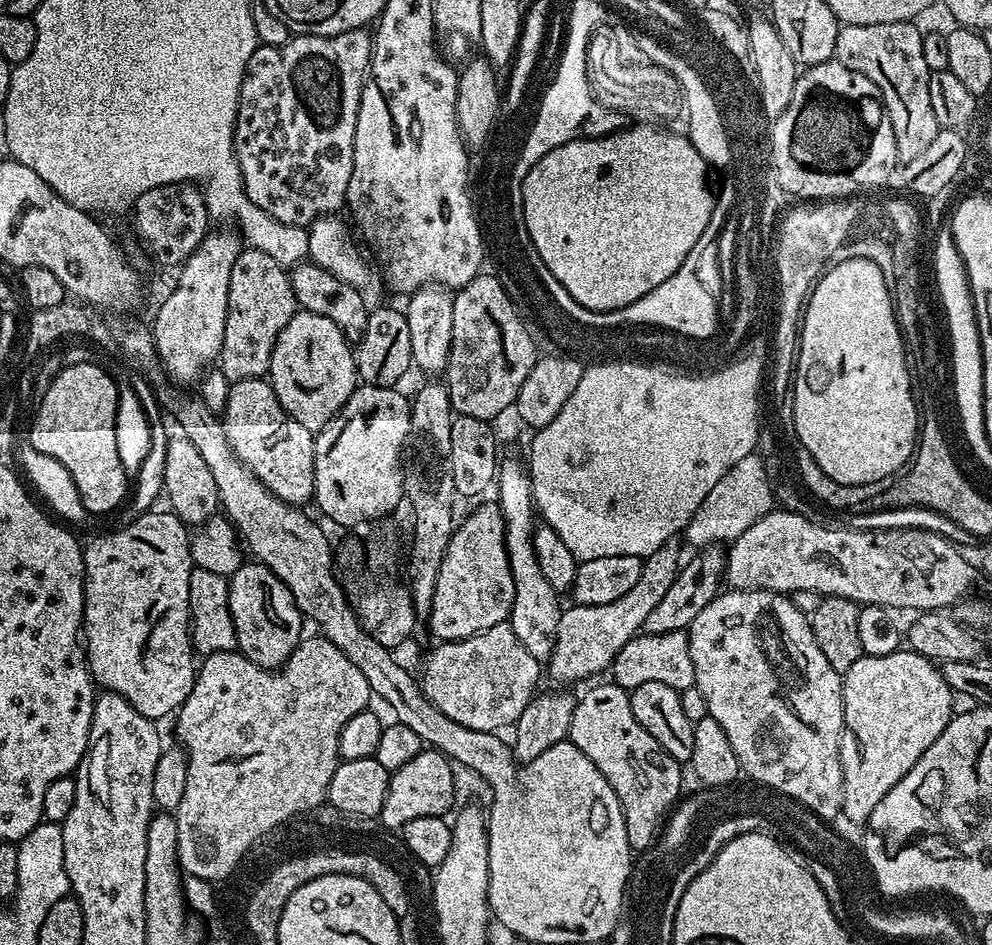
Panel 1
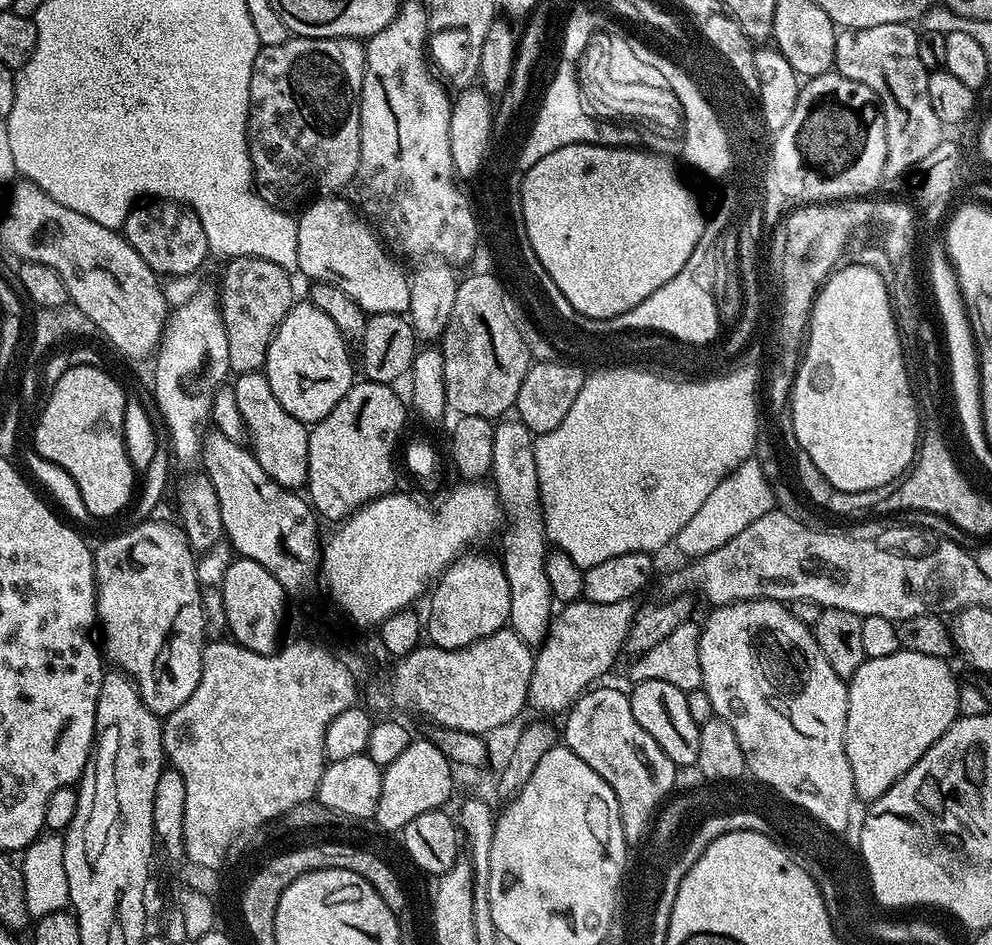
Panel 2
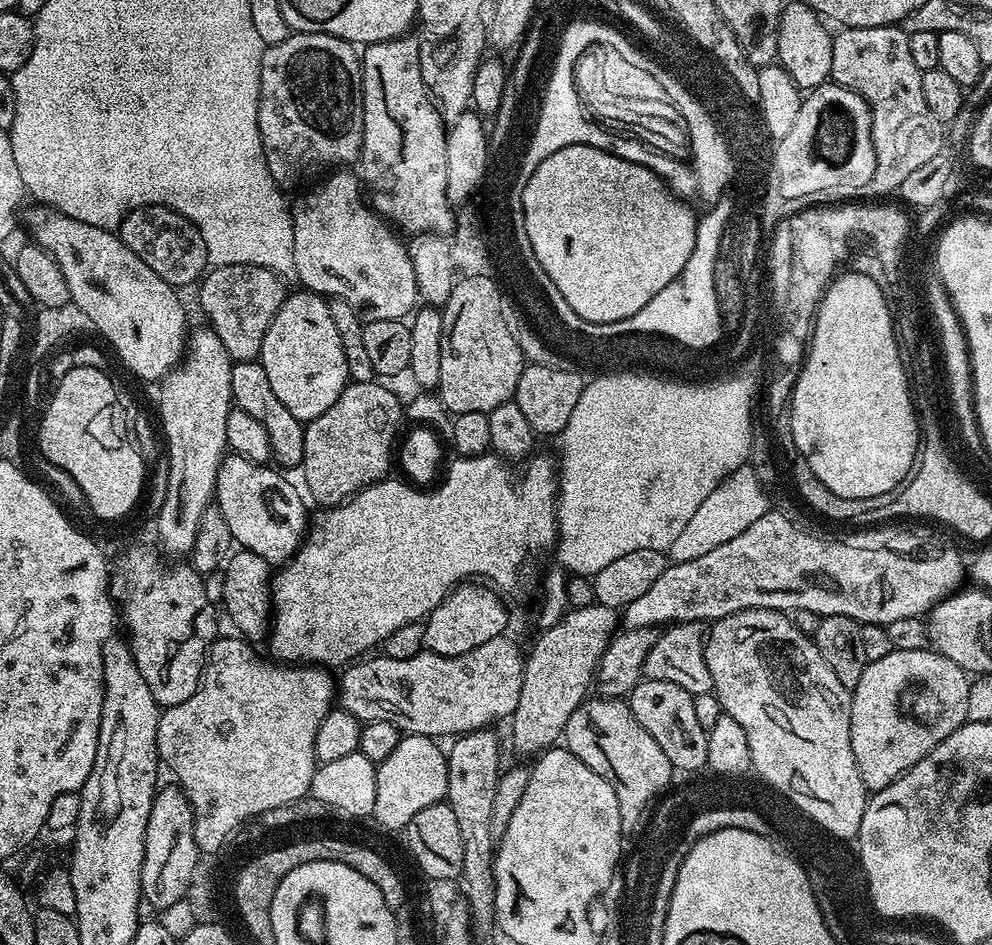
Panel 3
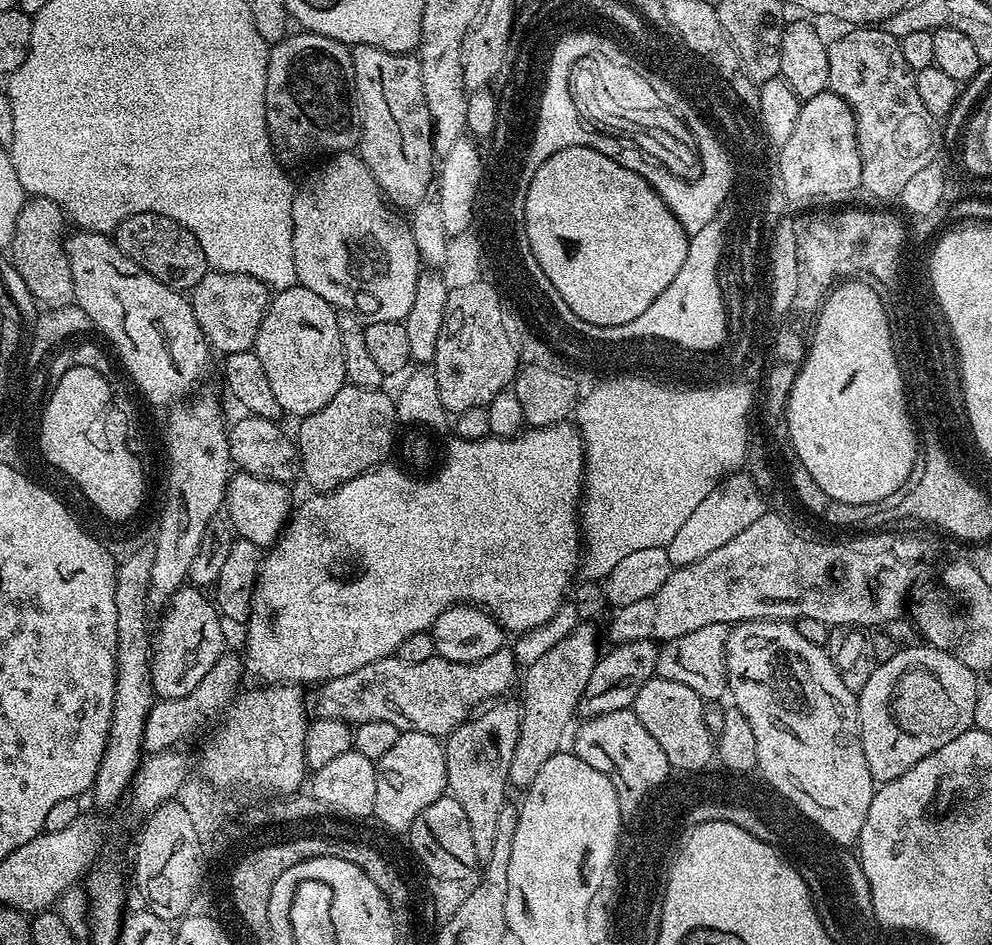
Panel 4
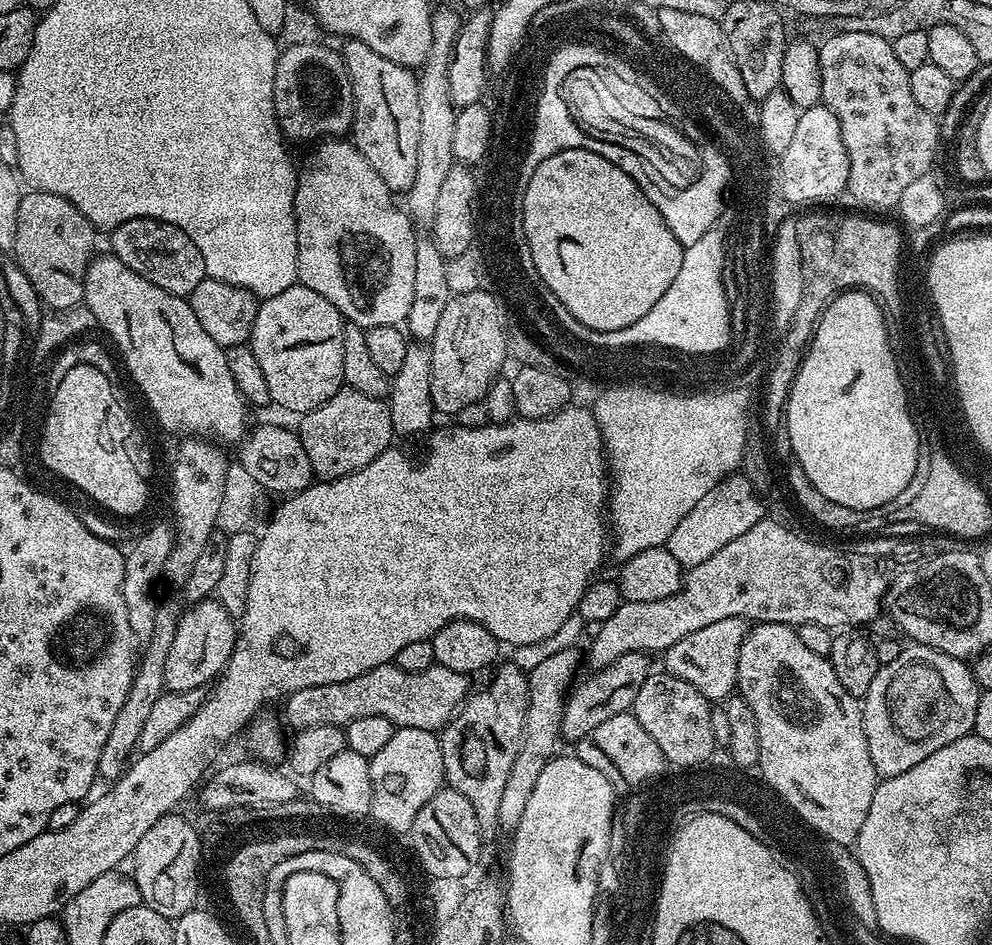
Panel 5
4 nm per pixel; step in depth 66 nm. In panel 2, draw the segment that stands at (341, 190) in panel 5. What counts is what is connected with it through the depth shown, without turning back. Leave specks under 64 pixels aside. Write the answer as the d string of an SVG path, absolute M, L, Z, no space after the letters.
M328 194L317 197L308 209L297 217L298 230L298 264L309 281L330 284L346 292L357 305L369 315L378 313L407 313L409 308L409 286L411 284L407 271L398 264L399 261L387 250L381 237L365 220L365 217L342 196Z

